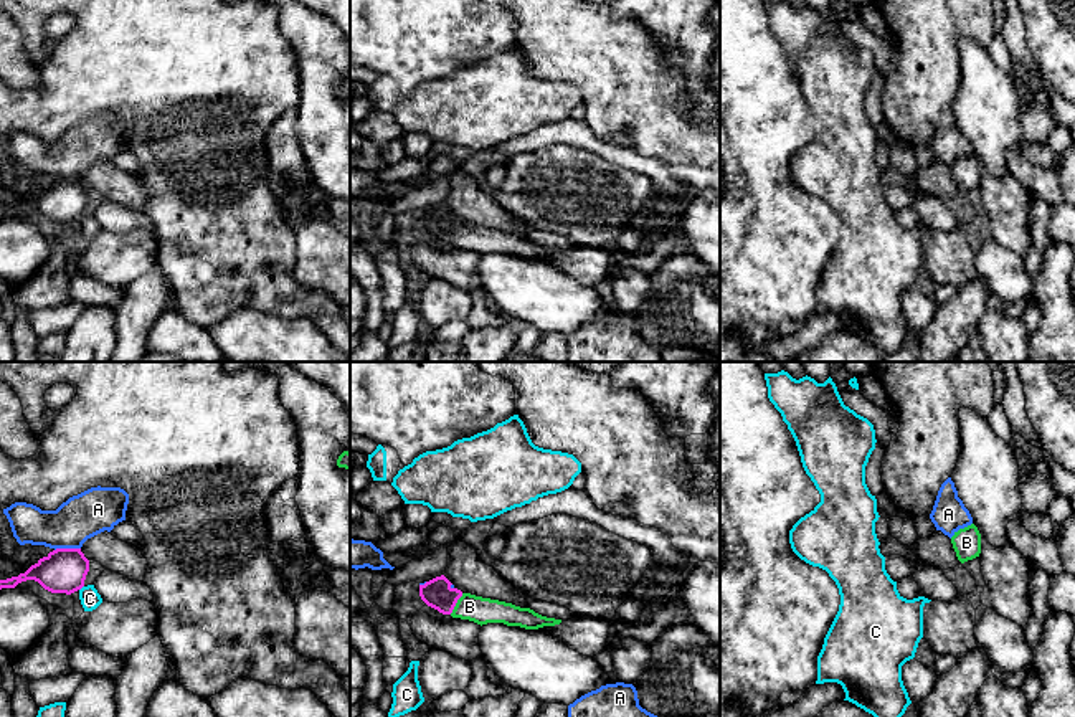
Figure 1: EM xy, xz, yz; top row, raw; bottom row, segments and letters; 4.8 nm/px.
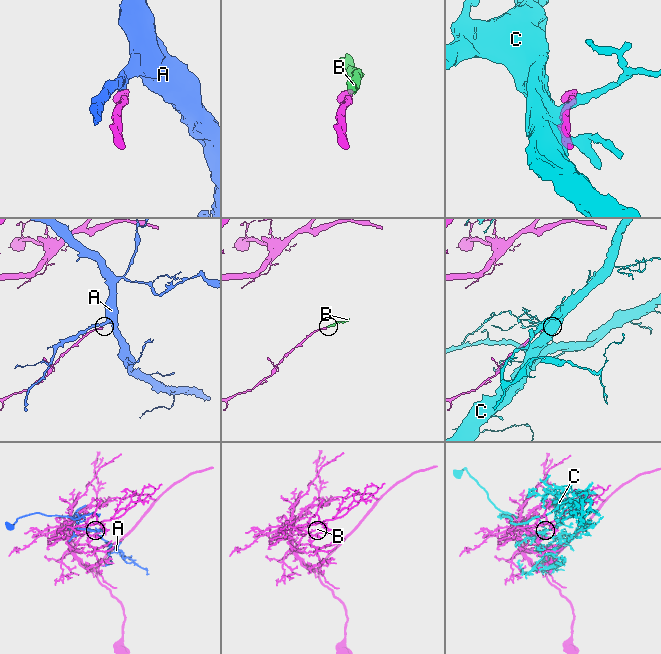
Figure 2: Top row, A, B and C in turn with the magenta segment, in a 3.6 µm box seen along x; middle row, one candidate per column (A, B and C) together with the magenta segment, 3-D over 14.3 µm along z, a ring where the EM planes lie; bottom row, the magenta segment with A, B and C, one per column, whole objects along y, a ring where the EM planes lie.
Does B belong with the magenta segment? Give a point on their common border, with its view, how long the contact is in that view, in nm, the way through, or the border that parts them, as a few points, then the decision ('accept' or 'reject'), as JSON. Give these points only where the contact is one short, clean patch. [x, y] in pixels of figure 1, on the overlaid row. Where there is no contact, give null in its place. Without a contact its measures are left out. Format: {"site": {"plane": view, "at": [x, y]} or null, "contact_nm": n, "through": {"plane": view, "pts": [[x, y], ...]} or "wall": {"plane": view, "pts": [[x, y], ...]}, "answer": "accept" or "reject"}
{"site": {"plane": "xz", "at": [456, 602]}, "contact_nm": 120, "through": {"plane": "xz", "pts": [[436, 593], [456, 602], [469, 607]]}, "answer": "accept"}

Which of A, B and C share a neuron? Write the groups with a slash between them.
A / B / C

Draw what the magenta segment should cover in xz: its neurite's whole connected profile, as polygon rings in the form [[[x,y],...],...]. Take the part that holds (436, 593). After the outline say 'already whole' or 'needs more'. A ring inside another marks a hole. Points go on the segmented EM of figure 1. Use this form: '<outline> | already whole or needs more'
[[[444,575],[436,577],[424,585],[419,585],[419,596],[428,606],[443,615],[469,620],[481,626],[487,623],[504,623],[507,626],[538,629],[561,623],[561,620],[542,616],[530,608],[462,593],[451,585],[452,583]]] | needs more

